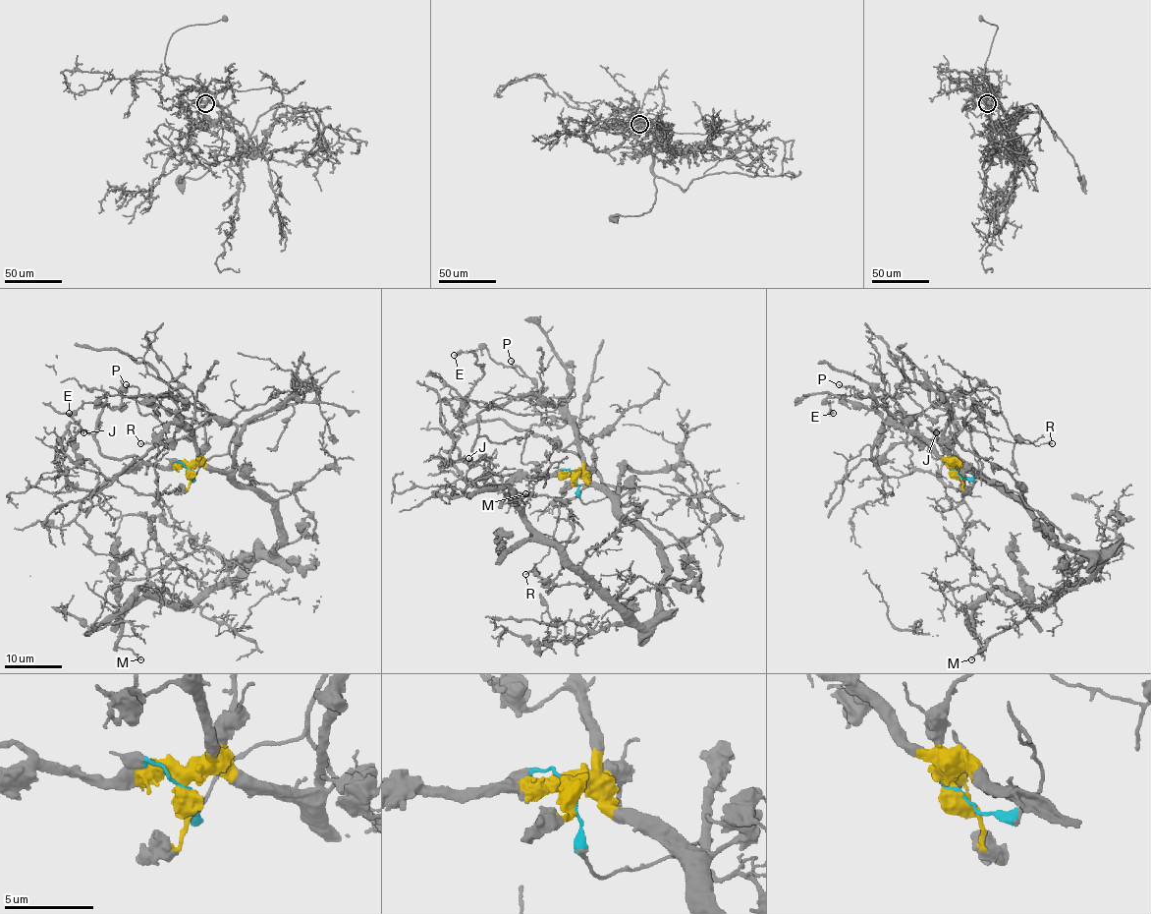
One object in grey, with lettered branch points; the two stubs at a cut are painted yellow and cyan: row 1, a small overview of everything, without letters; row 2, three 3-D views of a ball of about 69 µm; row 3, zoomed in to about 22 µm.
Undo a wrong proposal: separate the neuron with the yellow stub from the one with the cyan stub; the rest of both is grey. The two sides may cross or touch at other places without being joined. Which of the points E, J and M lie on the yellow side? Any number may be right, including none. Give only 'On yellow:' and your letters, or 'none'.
On yellow: J, M

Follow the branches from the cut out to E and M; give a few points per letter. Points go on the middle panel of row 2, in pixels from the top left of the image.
E: (576, 477), (585, 504), (621, 488), (602, 481), (575, 423), (548, 417), (518, 367), (486, 349), (455, 355)
M: (576, 477), (658, 545), (665, 573), (651, 618), (636, 623), (620, 611), (508, 494), (502, 502), (526, 494)

